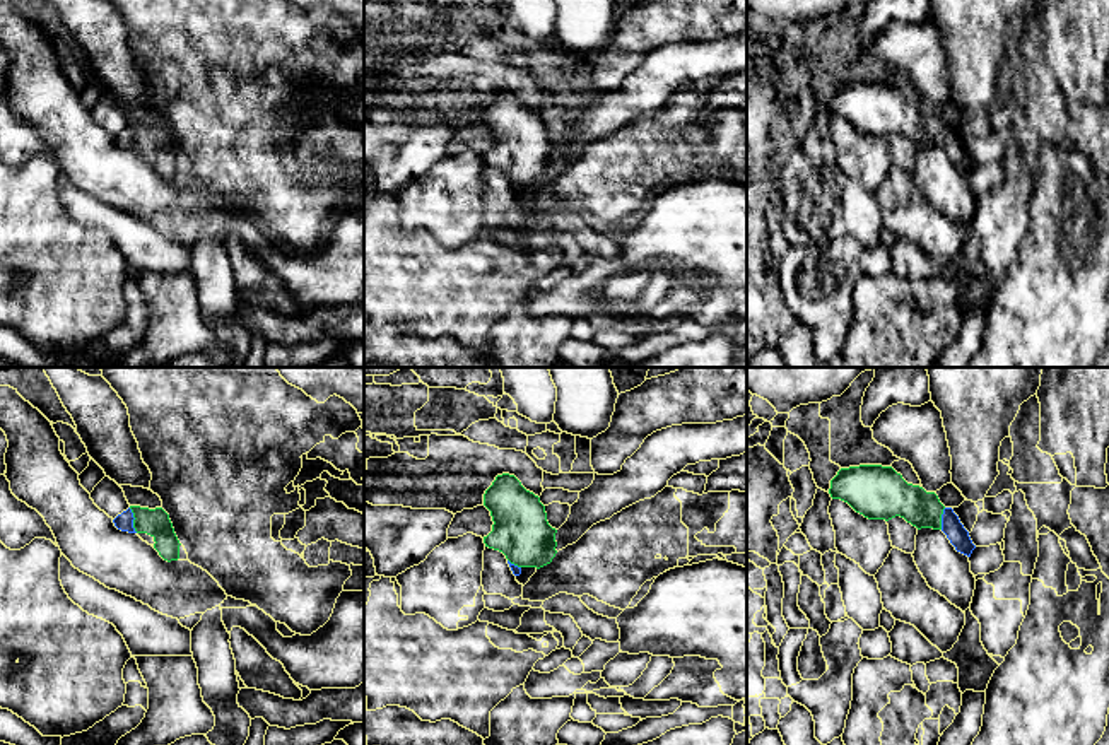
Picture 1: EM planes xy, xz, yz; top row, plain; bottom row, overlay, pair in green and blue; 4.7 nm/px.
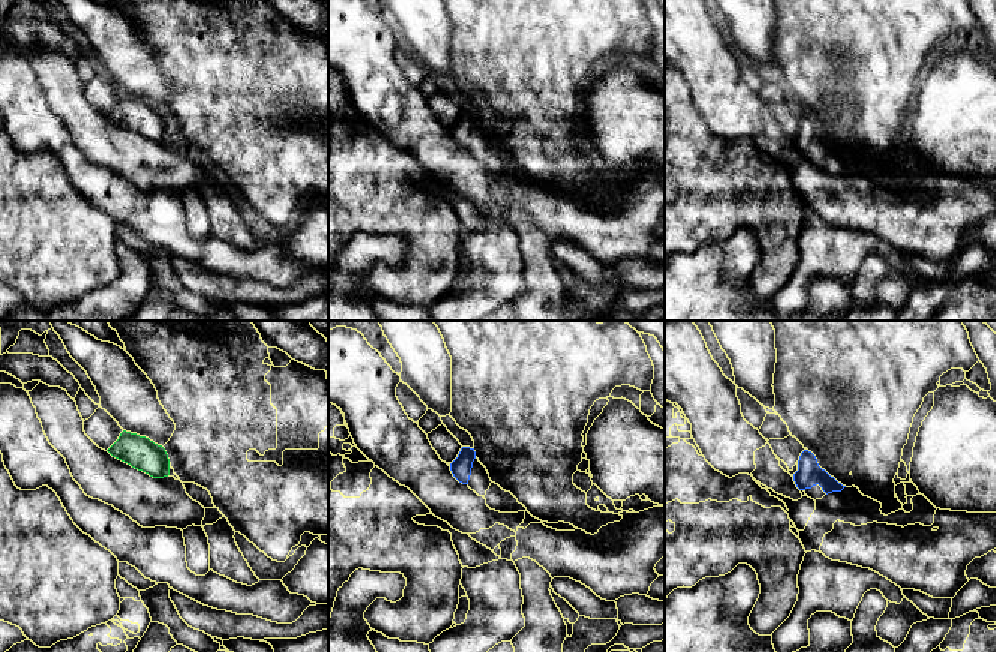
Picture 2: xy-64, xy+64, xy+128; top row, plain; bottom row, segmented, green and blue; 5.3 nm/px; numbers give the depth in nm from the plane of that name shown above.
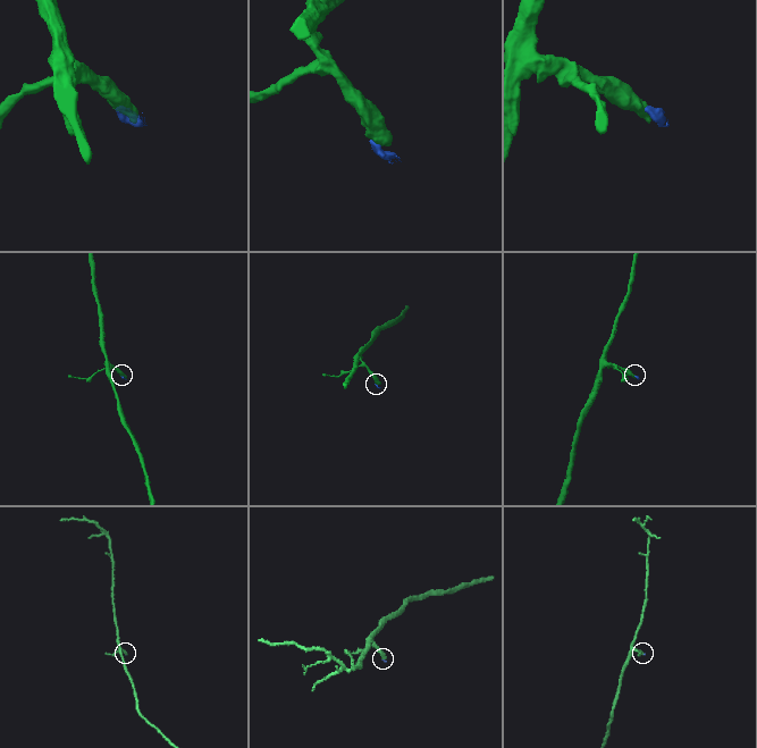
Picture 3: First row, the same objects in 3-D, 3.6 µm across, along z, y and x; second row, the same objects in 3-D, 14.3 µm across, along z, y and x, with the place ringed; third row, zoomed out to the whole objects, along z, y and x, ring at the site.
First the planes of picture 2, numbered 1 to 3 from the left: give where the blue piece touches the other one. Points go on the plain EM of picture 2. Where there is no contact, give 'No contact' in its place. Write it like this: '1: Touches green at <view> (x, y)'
1: No contact
2: No contact
3: No contact

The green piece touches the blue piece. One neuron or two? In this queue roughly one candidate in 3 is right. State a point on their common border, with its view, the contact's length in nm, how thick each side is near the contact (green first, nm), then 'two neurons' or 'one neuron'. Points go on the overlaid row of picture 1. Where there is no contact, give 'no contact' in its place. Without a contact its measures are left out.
contact xy (134, 520); length 130 nm; calibres 130 and 90 nm; one neuron

